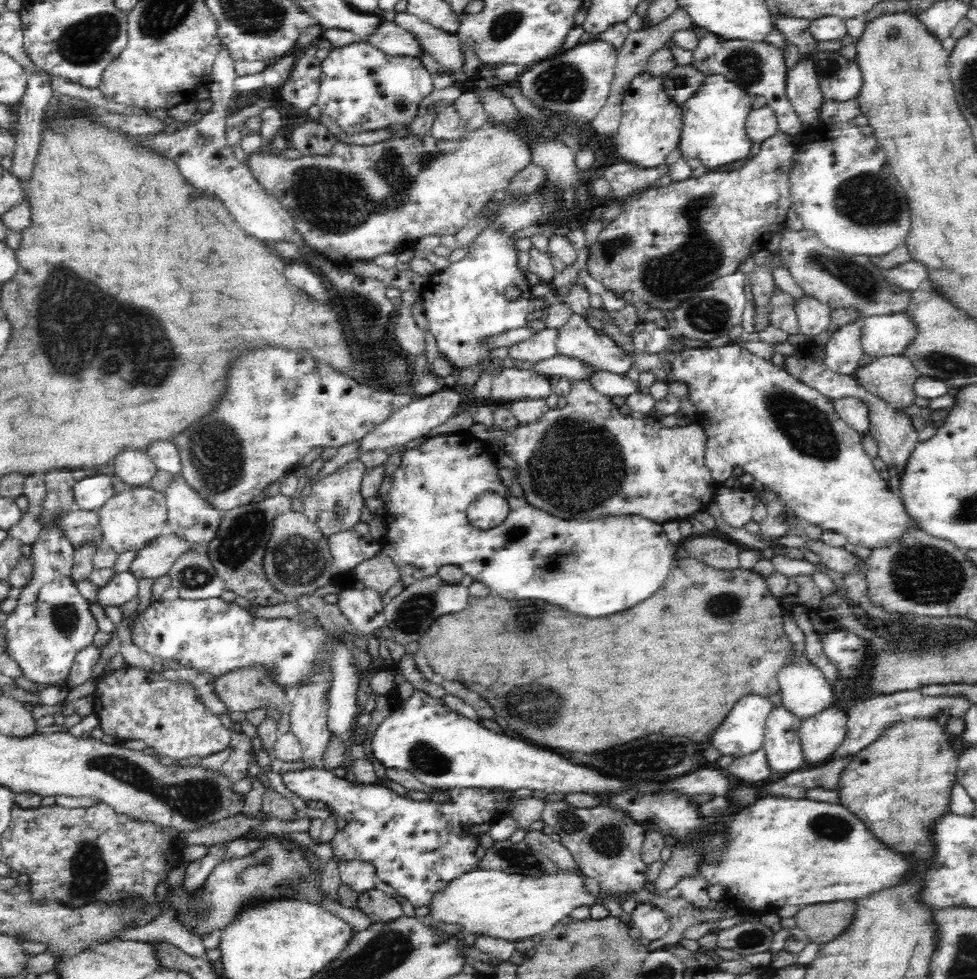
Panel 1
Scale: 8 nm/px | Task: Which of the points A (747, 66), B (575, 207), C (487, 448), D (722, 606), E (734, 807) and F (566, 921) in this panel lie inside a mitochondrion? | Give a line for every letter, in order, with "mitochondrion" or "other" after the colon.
A: mitochondrion
B: other
C: other
D: mitochondrion
E: other
F: other

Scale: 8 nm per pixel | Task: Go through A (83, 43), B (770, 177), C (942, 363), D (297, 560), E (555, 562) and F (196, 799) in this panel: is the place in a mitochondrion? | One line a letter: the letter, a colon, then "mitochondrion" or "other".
A: mitochondrion
B: other
C: mitochondrion
D: mitochondrion
E: mitochondrion
F: mitochondrion

